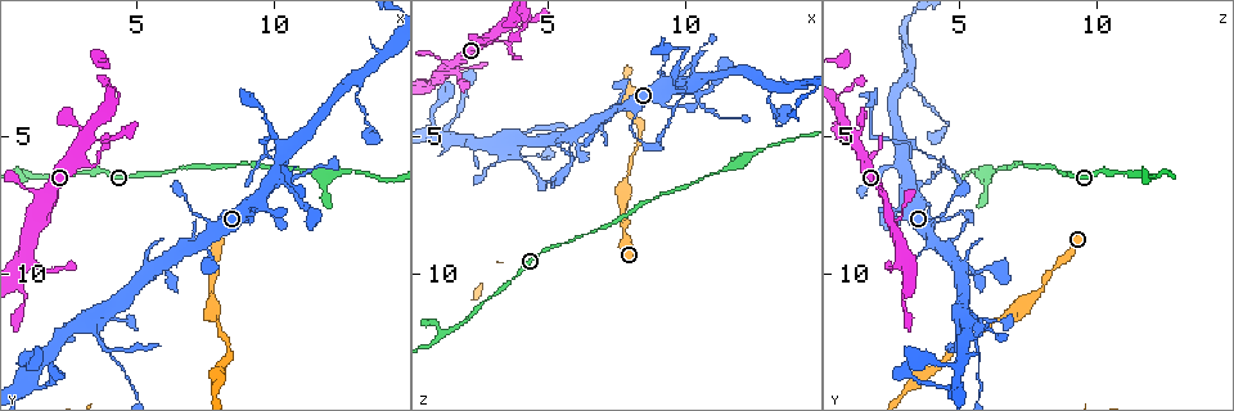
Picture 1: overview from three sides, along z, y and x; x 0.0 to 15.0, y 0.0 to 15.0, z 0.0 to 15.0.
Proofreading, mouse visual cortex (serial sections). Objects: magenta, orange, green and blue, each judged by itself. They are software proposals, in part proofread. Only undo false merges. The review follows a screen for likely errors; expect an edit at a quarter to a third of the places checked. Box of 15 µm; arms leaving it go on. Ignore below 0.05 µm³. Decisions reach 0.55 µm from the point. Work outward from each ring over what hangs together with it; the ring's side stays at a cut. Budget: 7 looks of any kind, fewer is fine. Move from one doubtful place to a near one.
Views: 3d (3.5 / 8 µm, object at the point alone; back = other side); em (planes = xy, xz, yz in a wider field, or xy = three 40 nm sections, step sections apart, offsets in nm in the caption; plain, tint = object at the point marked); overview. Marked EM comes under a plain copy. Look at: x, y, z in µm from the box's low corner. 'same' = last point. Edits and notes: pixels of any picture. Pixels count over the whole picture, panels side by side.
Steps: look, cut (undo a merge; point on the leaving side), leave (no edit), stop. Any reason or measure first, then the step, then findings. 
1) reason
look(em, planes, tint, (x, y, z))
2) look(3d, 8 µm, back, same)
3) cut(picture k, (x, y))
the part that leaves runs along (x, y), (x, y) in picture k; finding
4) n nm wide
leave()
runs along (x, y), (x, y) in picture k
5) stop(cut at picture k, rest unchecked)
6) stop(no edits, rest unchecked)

side arm on a straight run
look(3d, 3.5 µm, back, (1.3, 6.5, 12.1))

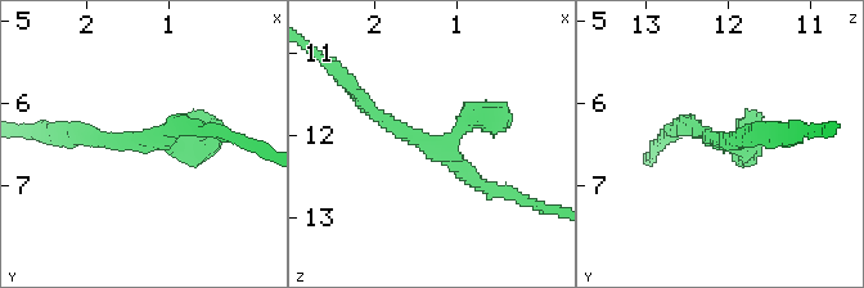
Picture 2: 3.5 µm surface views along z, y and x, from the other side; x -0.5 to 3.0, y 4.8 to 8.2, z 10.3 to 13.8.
3 arms; arms of 200, 200, 300 nm
look(em, planes, tint, (1.25, 6.45, 12.20))

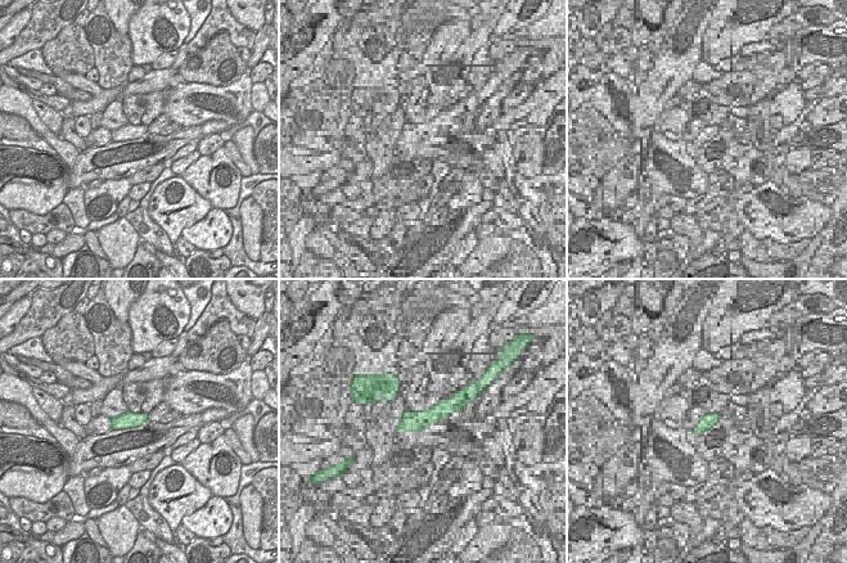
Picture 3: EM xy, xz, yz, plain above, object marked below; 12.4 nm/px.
leave()
runs along (363, 100), (430, 151), (502, 117) in picture 2; continuous, no second cell

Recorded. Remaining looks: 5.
sharp bend
look(3d, 8 µm, (3.6, 11.8, 5.4))

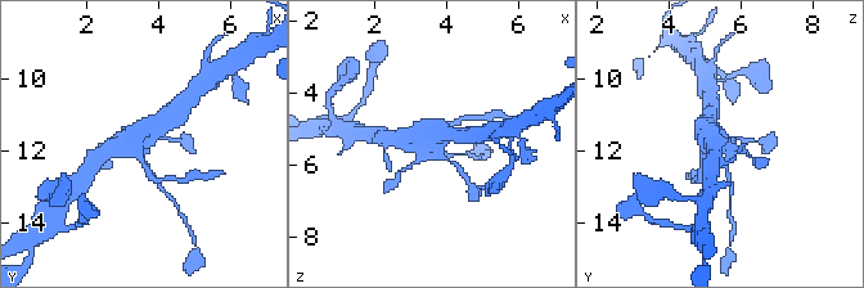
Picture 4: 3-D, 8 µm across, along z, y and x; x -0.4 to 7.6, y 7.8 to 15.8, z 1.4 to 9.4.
look(em, xy, step 2, tint, (3.5, 11.7, 5.4))

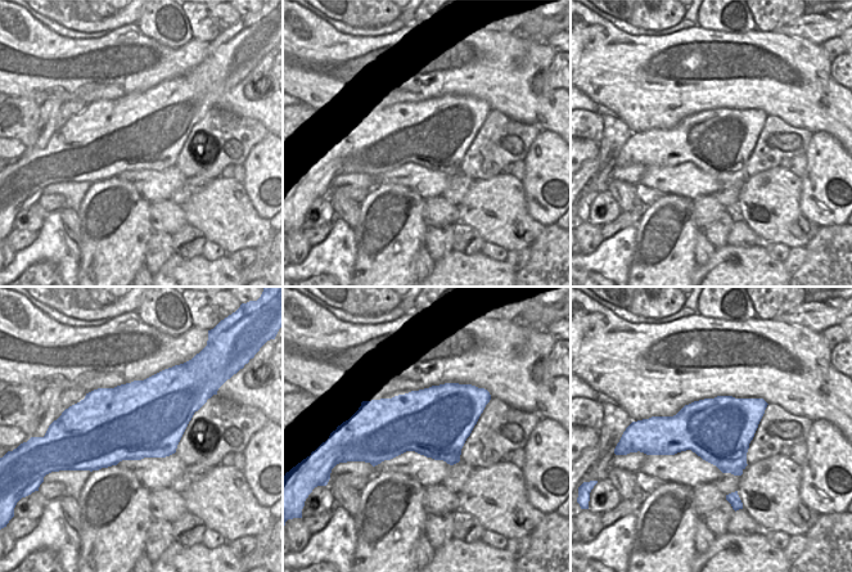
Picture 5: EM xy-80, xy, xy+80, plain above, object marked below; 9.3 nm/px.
leave()
runs along (170, 116), (107, 152) in picture 4; all the same cell

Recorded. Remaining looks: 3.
thin neck
look(3d, 8 µm, (7.7, 9.3, 3.6))

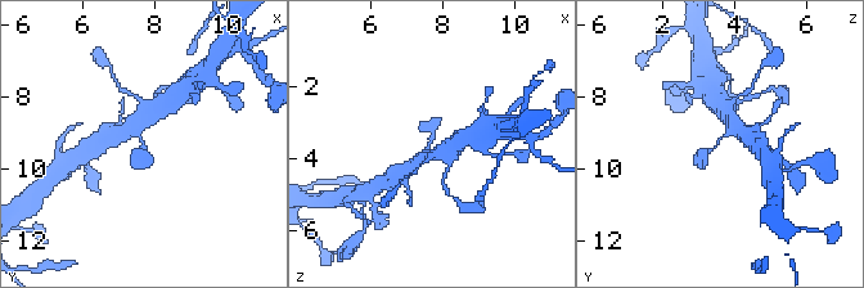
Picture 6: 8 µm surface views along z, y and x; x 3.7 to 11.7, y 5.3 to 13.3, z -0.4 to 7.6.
arms of 250, 300 nm
look(em, planes, tint, (7.7, 9.3, 3.6))

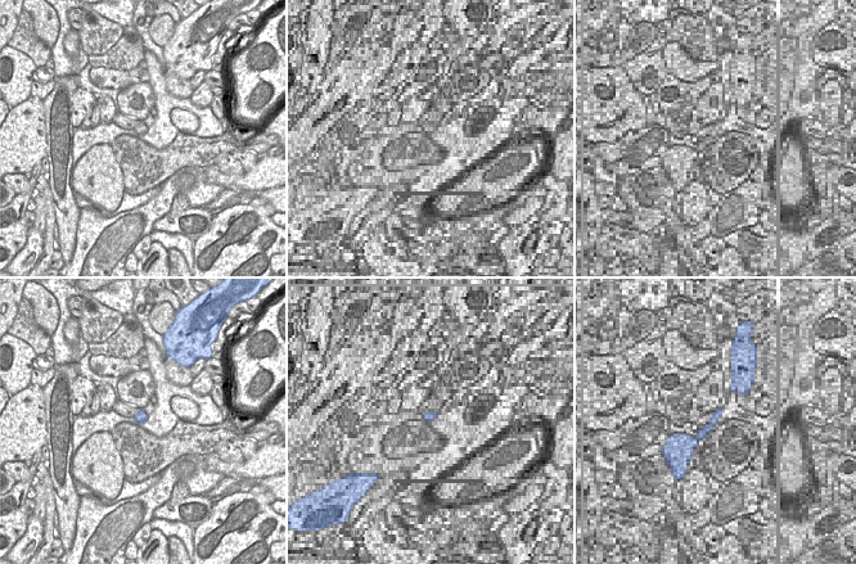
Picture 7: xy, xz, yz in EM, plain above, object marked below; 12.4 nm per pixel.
leave()
runs along (730, 113), (730, 129), (703, 157), (705, 169) in picture 6; one cell here

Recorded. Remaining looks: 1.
stop(no edits, rest unchecked)

